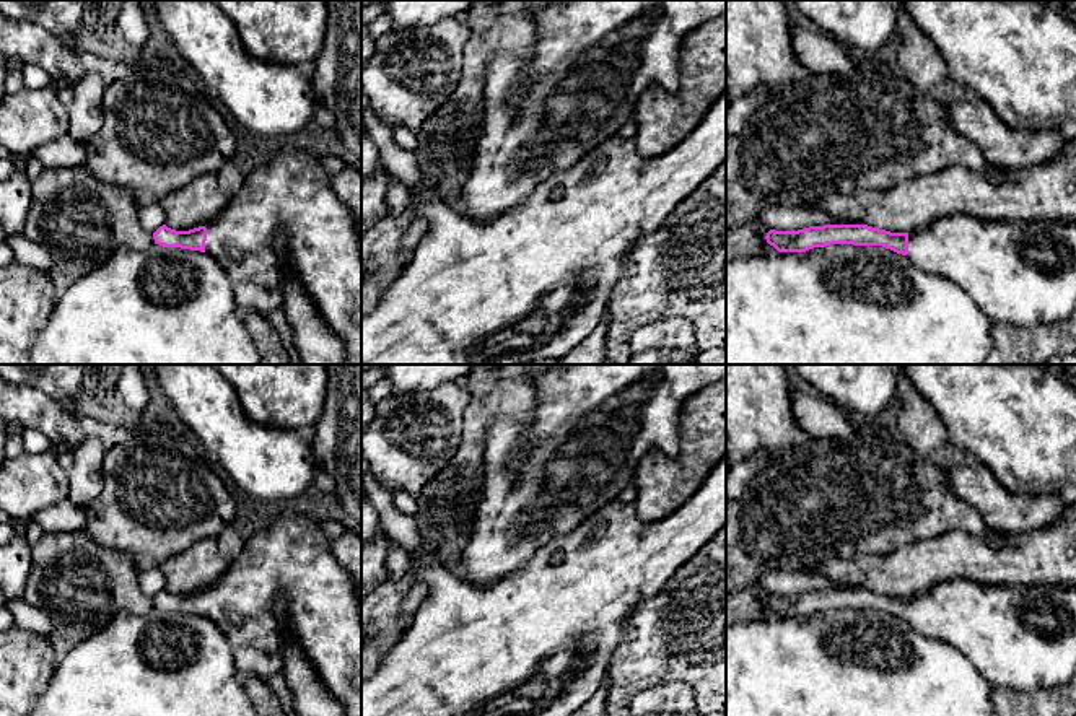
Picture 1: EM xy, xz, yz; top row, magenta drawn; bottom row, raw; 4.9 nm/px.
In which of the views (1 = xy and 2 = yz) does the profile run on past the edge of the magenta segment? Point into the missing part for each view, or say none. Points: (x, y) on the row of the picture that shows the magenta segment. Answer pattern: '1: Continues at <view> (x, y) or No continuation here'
1: Continues at xy (290, 194)
2: Continues at yz (1018, 272)

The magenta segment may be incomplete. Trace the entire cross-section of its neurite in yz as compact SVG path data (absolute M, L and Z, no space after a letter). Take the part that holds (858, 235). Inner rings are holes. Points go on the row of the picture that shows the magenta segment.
M957 213L913 233L890 233L868 225L824 225L798 231L770 229L765 239L778 252L806 252L830 244L882 246L907 255L918 268L956 283L993 324L1055 324L1076 308L1076 223L1071 221L988 221Z

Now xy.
M282 150L267 163L246 169L244 186L213 221L189 231L176 231L163 225L153 233L153 239L164 247L200 251L217 257L231 280L233 298L241 314L256 311L265 317L283 306L283 267L286 265L317 306L327 327L343 342L345 365L361 365L361 233L352 210L332 190L330 176L324 171L321 159L306 151ZM280 234L286 242L285 257L277 254Z

